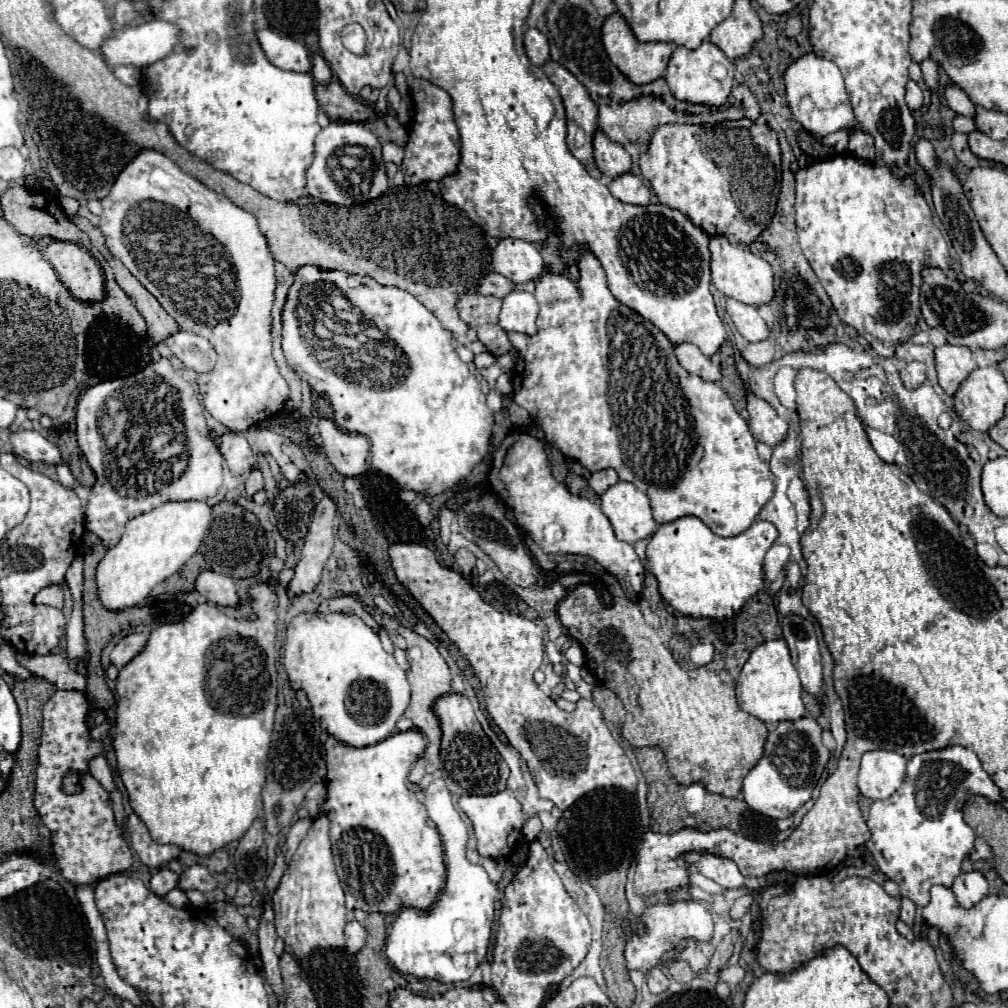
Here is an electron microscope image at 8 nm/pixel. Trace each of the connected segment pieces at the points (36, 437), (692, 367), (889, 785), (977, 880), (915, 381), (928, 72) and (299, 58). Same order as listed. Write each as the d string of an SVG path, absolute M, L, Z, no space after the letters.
M36 431L10 433L10 445L12 445L12 453L26 461L44 461L50 465L62 461L58 447Z
M680 343L680 345L674 345L674 353L676 353L676 359L680 361L680 365L692 373L692 375L700 375L704 381L720 381L722 373L720 373L720 367L714 365L708 357L704 357L700 353L700 349L692 343Z
M876 749L868 751L862 757L858 771L858 789L864 797L888 799L904 781L906 775L906 757L896 751Z
M966 871L954 879L952 891L962 907L972 907L988 893L988 881L980 871Z
M912 361L908 363L902 371L900 371L900 379L904 383L906 389L916 389L926 381L926 365L920 361Z
M926 59L926 61L922 61L920 67L922 67L924 83L928 85L928 89L930 89L930 91L938 91L940 83L938 83L938 67L936 67L936 63L934 63L932 59Z
M270 29L256 31L256 35L260 39L260 45L264 47L264 53L276 67L286 69L286 71L310 73L310 69L312 69L310 53L302 43L298 43L290 37L280 37Z

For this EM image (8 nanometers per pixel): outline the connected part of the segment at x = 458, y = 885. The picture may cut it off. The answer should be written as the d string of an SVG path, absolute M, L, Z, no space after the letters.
M434 779L424 789L424 793L428 817L436 823L444 845L446 885L428 913L416 911L412 907L406 907L398 913L386 939L386 957L404 975L414 975L420 980L438 979L440 983L454 983L448 984L447 991L450 991L454 987L462 987L458 986L462 983L460 981L470 979L478 963L486 957L498 889L488 879L484 867L472 865L466 859L464 837L468 837L468 829L460 817L460 811L452 803L452 795L444 779Z

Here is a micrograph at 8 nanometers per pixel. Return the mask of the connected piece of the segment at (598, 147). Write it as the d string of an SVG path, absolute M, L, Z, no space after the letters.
M600 129L594 135L594 161L602 175L614 179L622 173L628 173L632 167L632 159L626 149L614 141L610 141Z

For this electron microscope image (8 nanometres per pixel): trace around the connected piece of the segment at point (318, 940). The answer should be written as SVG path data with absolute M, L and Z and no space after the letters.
M320 815L314 819L308 835L302 839L296 855L292 857L292 863L288 865L274 897L272 897L272 905L274 905L274 911L276 911L276 929L280 937L284 937L286 946L290 947L290 951L296 955L296 957L306 957L310 955L314 949L336 949L336 947L344 947L344 927L346 923L350 921L358 921L364 929L366 929L366 921L370 915L376 915L378 912L366 913L361 909L348 909L344 905L344 891L342 891L342 885L340 885L340 879L336 875L336 869L334 869L334 859L332 859L332 841L328 839L328 829L330 829L330 823L328 823L328 817L326 815Z

